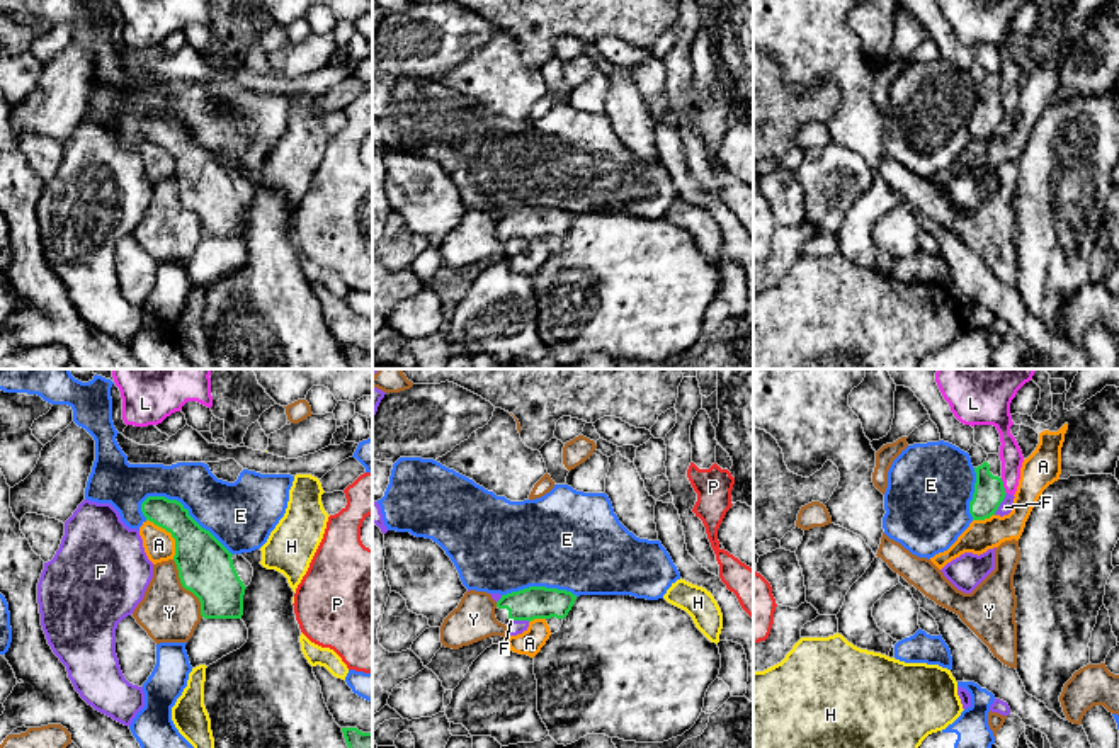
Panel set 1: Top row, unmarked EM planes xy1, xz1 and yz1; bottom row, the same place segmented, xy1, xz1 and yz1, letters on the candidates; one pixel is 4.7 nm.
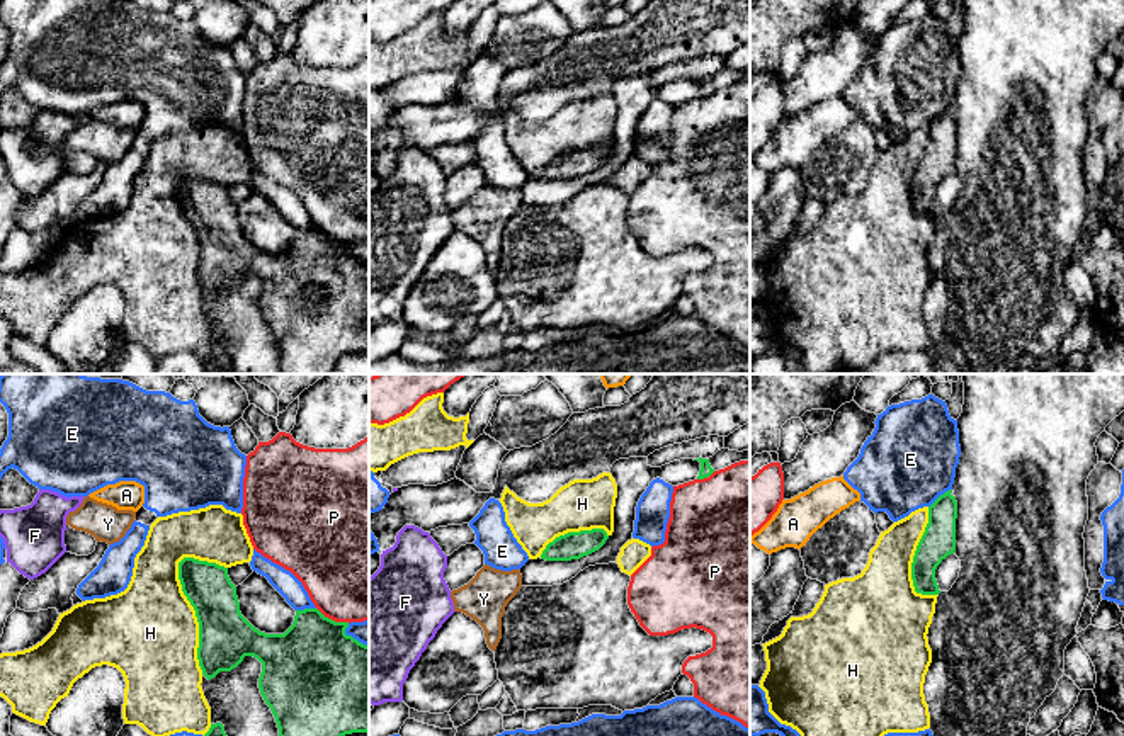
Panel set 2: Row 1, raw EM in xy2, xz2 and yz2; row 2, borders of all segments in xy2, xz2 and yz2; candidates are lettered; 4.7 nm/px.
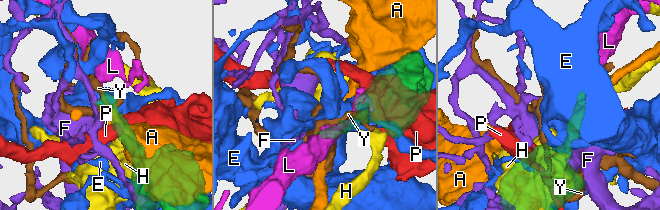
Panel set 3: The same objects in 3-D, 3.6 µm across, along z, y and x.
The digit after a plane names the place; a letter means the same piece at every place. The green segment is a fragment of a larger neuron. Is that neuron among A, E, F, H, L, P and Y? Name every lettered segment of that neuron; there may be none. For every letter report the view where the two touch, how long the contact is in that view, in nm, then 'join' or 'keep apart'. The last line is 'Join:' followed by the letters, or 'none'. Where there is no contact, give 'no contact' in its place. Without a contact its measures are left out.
A: contact in xy1; length 240 nm; keep apart
E: contact in xy1; length 500 nm; keep apart
F: contact in yz1; length 120 nm; keep apart
H: contact in xy2; length 550 nm; keep apart
L: contact in yz1; length 80 nm; keep apart
P: contact in xy2; length 180 nm; keep apart
Y: contact in xy1; length 300 nm; keep apart
Join: none

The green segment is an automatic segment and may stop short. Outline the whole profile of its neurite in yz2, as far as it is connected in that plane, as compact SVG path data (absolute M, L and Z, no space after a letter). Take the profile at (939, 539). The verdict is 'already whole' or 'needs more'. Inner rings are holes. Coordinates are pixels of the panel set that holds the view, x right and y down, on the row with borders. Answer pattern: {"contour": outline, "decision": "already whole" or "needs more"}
{"contour": "M952 490L928 507L928 524L917 546L911 563L911 580L917 593L939 595L937 566L956 551L957 501Z", "decision": "already whole"}

